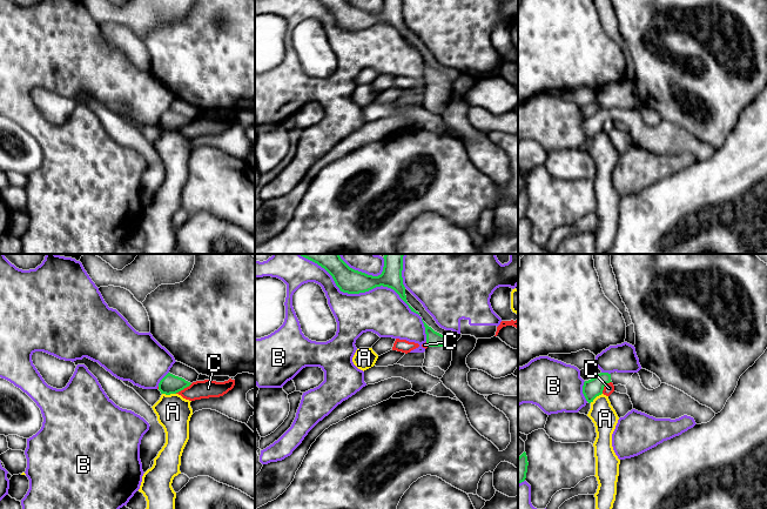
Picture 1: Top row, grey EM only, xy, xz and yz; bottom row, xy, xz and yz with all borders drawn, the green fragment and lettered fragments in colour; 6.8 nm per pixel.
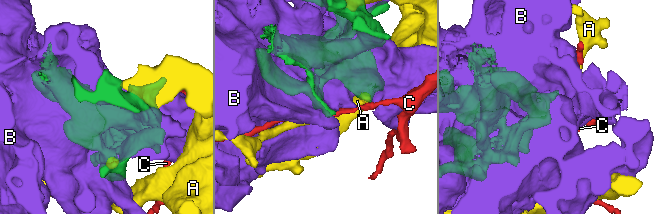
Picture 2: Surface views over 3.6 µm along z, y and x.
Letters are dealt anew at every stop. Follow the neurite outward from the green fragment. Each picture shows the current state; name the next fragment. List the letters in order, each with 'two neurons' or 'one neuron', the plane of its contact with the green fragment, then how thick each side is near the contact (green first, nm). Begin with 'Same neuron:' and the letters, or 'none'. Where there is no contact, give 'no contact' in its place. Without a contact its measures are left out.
Same neuron: none
A: two neurons; contact in xy; calibres 130 and 240 nm
B: two neurons; contact in xz; calibres 170 and 320 nm
C: two neurons; contact in xy; calibres 130 and 130 nm

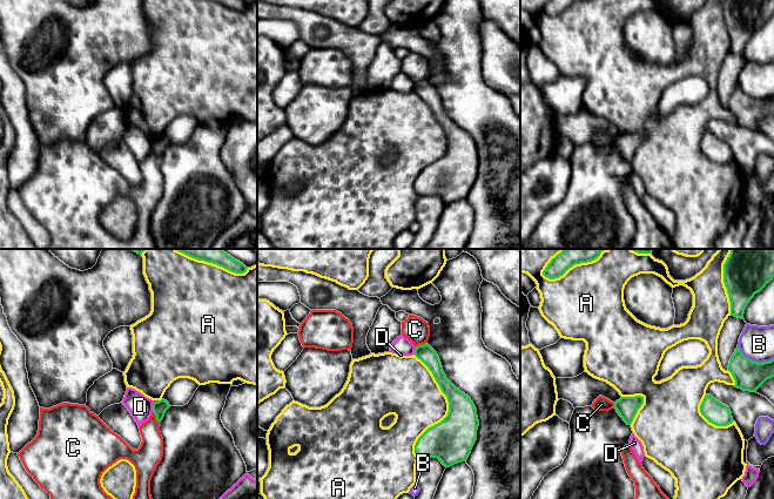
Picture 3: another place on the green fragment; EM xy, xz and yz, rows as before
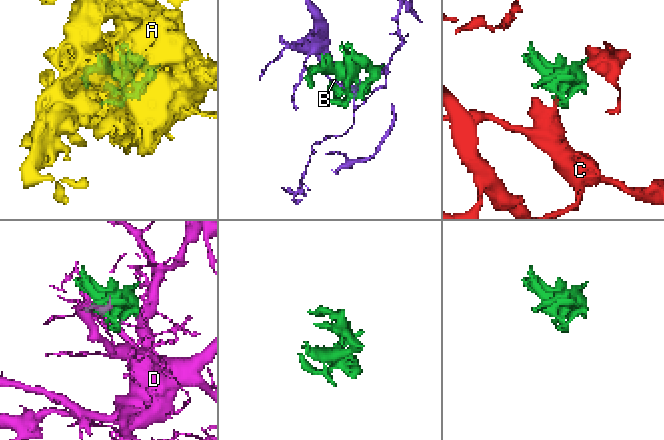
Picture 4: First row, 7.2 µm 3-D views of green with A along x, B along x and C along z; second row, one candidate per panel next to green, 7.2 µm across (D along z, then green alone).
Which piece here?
Same neuron: none
A: two neurons; contact in xz; calibres 300 and 360 nm
B: two neurons; contact in yz; calibres 200 and 240 nm
C: two neurons; contact in xy; calibres 100 and 170 nm
D: two neurons; contact in xy; calibres 100 and 160 nm

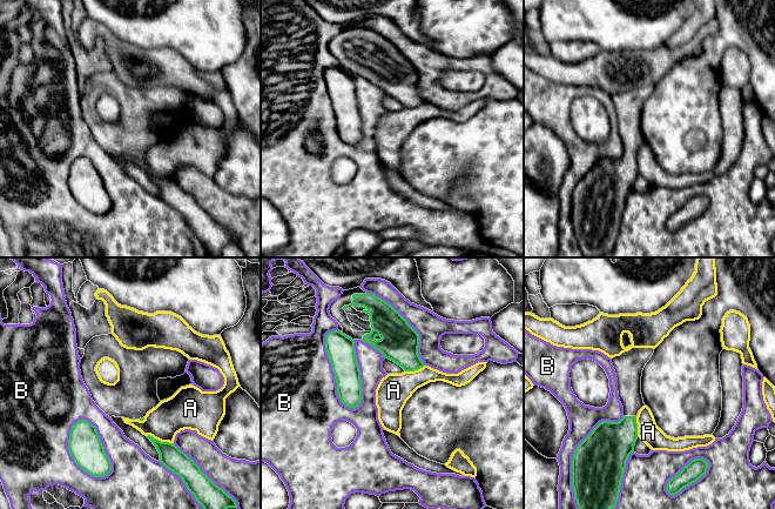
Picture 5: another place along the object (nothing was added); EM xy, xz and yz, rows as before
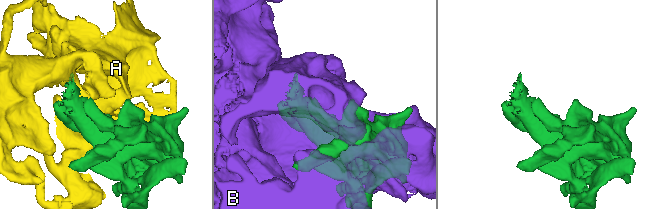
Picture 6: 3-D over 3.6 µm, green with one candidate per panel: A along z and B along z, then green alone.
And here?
Same neuron: A
A: one neuron; contact in xy; calibres 160 and 240 nm
B: two neurons; contact in xz; calibres 190 and 500 nm

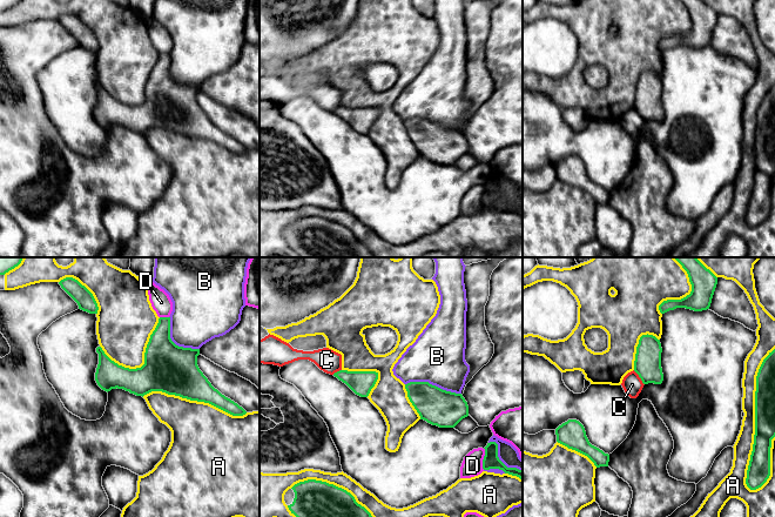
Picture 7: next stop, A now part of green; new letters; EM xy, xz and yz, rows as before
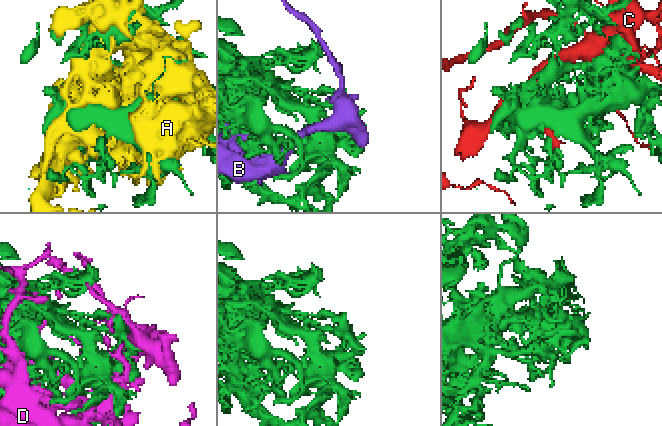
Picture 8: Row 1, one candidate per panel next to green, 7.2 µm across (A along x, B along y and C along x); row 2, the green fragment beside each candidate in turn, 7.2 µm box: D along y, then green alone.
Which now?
Same neuron: none
A: two neurons; contact in yz; calibres 140 and 130 nm
B: two neurons; contact in xz; calibres 260 and 360 nm
C: two neurons; contact in yz; calibres 190 and 140 nm
D: two neurons; contact in xz; calibres 110 and 140 nm

